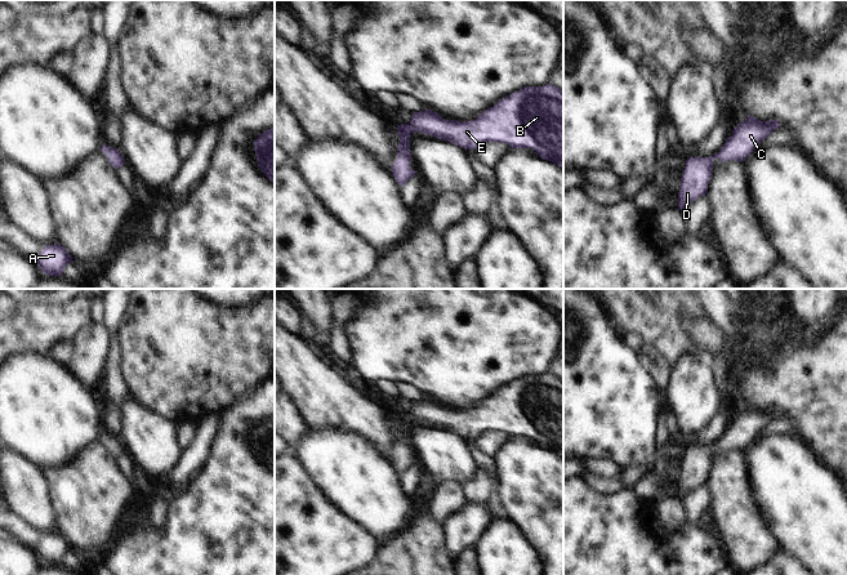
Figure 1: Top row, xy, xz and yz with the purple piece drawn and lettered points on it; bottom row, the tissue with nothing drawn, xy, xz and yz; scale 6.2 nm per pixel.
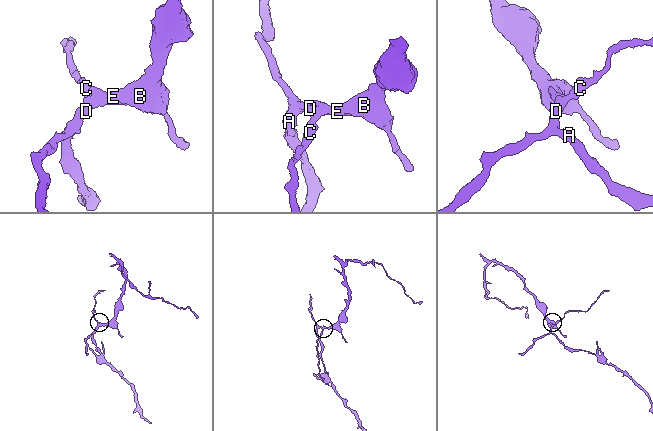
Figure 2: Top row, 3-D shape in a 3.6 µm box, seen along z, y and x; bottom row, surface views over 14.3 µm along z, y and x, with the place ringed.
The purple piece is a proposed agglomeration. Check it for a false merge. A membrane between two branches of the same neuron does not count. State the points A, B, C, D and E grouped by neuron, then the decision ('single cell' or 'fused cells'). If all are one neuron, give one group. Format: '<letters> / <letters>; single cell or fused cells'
A B C D E; single cell

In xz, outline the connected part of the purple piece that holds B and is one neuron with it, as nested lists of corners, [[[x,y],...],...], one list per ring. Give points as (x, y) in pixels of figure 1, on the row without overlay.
[[[550,373],[514,380],[467,411],[445,409],[440,402],[424,398],[414,401],[409,413],[397,415],[400,433],[392,462],[400,476],[415,464],[410,456],[410,424],[415,420],[465,438],[478,438],[487,431],[531,437],[563,458],[563,379]]]

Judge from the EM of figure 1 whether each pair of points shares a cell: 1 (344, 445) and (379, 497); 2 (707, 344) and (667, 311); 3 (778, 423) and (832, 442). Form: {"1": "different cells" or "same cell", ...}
{"1": "same cell", "2": "different cells", "3": "different cells"}

